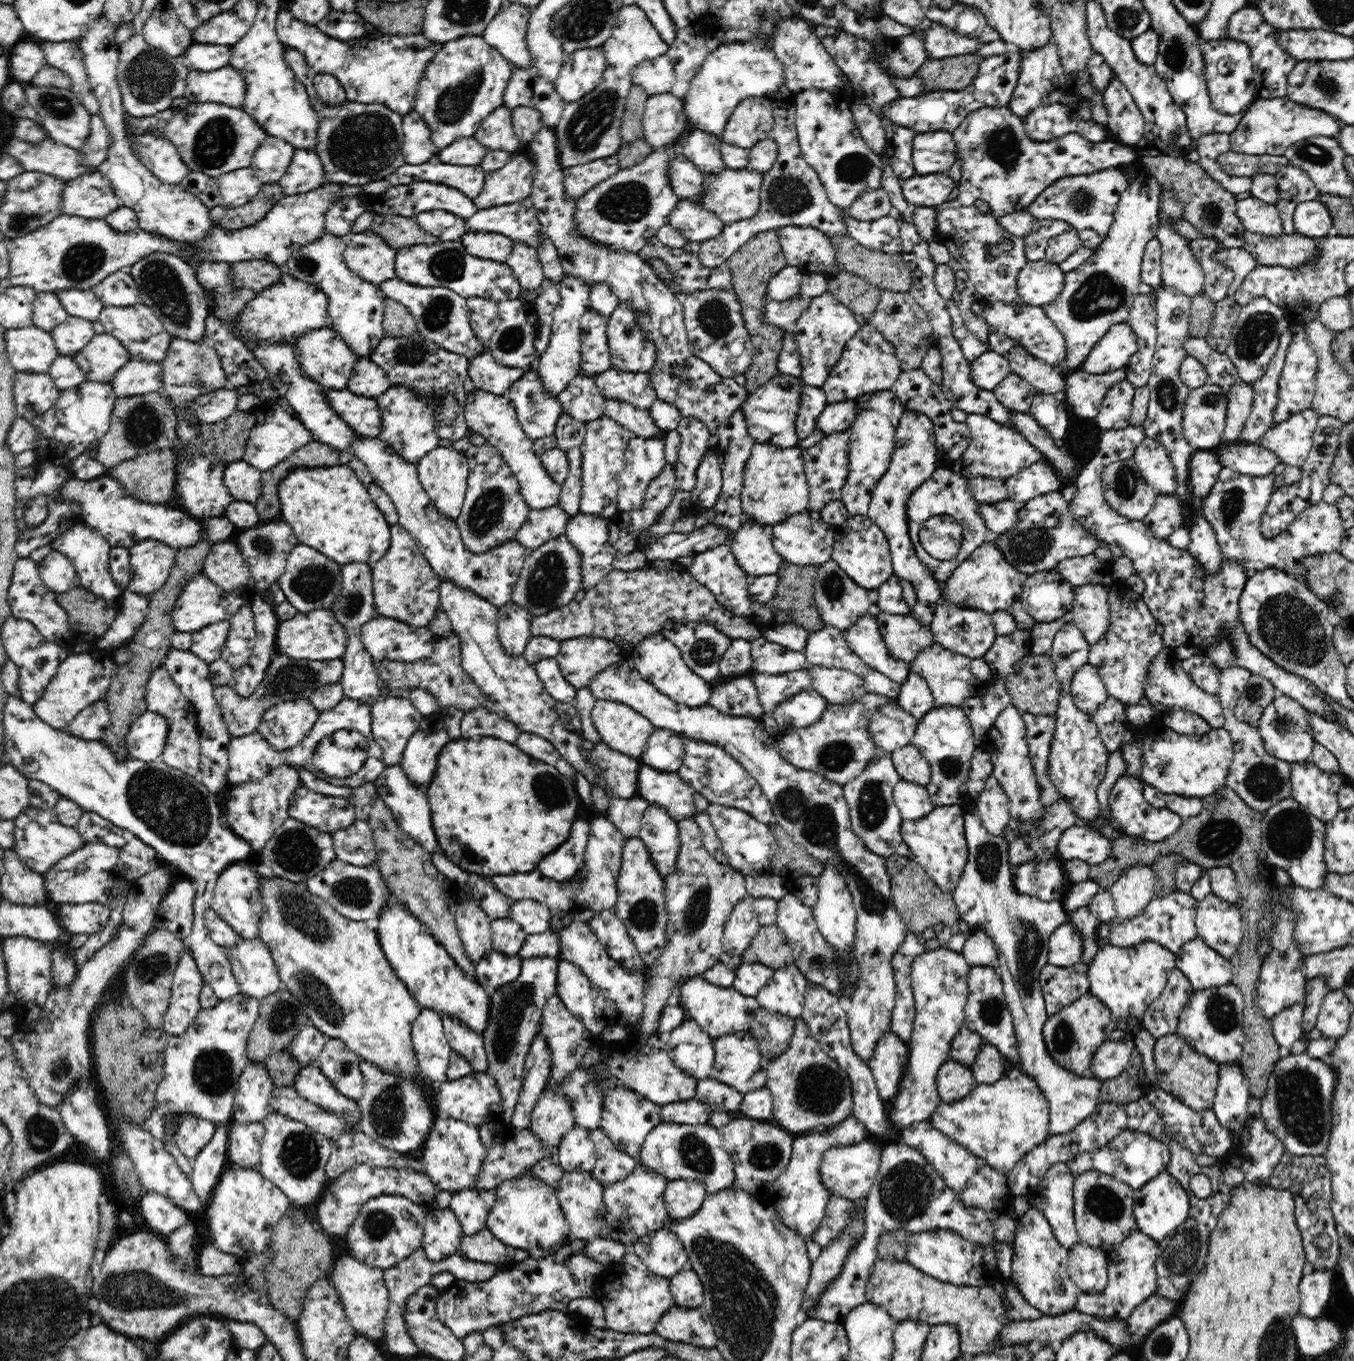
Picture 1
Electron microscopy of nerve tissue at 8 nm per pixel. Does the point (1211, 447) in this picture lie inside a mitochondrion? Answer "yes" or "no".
no

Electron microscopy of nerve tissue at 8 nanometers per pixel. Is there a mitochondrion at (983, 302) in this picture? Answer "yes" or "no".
no

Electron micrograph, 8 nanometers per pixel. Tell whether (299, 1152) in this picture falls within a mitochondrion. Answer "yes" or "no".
yes

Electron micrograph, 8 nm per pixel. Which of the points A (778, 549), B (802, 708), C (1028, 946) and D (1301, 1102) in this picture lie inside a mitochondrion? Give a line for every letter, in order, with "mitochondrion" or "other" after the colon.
A: other
B: other
C: mitochondrion
D: mitochondrion

